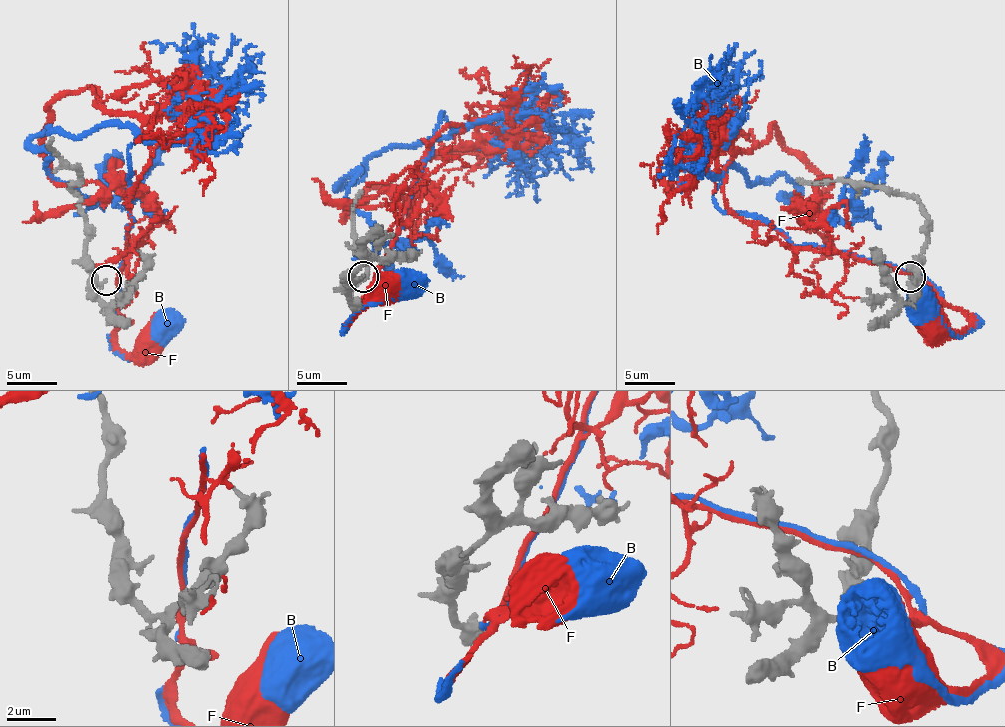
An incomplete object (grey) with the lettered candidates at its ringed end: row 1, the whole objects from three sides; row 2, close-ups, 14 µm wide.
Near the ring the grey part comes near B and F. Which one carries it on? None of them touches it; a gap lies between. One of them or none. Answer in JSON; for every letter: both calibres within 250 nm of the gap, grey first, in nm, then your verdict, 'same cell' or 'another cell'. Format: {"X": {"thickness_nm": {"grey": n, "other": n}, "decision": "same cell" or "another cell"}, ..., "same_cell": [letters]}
{"B": {"thickness_nm": {"grey": 200, "other": 200}, "decision": "another cell"}, "F": {"thickness_nm": {"grey": 200, "other": 220}, "decision": "another cell"}, "same_cell": []}

